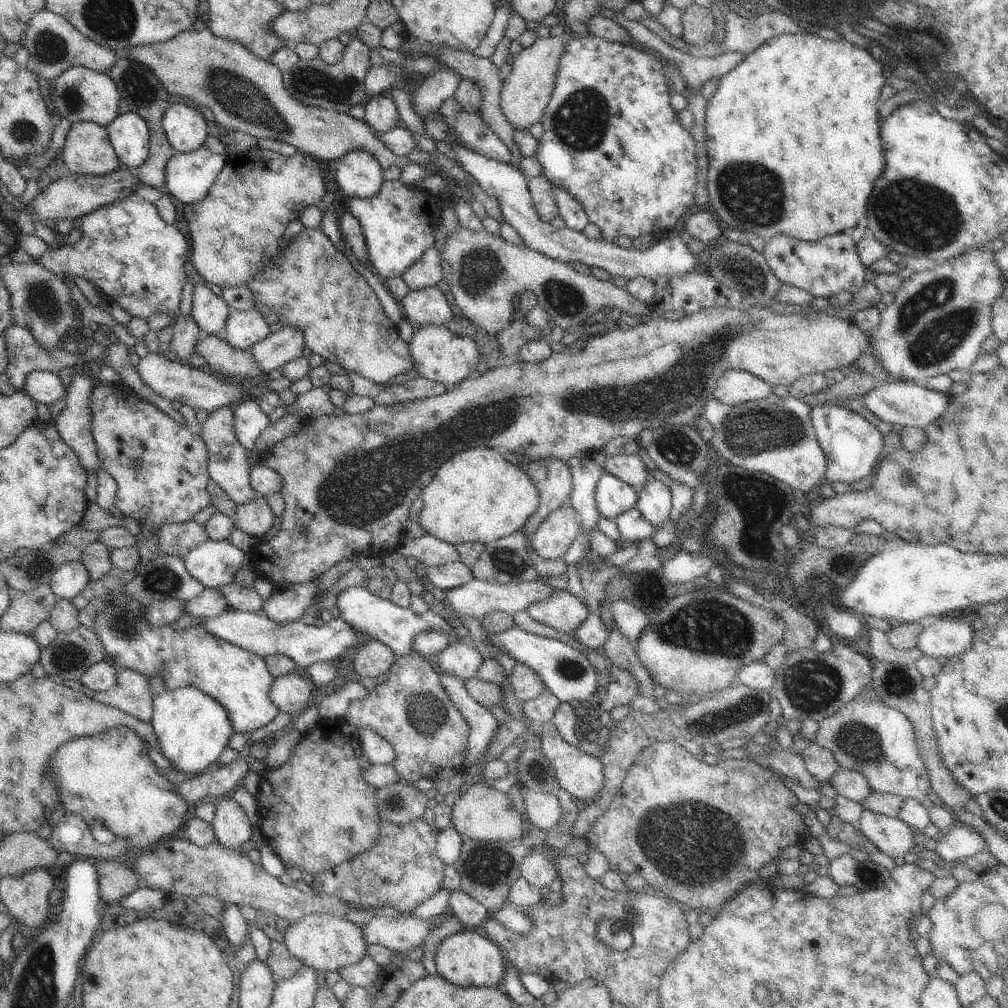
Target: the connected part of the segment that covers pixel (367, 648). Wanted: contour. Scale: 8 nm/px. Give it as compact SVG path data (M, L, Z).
M366 640L352 653L354 670L361 677L374 677L381 680L397 659L395 652L383 642Z

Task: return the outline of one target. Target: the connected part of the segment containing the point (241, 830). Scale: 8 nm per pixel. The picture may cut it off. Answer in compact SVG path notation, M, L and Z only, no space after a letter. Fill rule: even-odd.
M231 796L216 802L216 814L211 822L217 841L227 849L240 850L251 840L254 827L242 806Z

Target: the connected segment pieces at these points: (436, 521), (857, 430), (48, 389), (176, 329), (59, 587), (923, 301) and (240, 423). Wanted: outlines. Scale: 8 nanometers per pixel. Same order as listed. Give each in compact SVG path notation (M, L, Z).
M477 446L456 453L438 467L434 478L420 491L423 509L418 524L430 535L456 545L490 541L507 537L522 529L539 505L539 492L531 481L524 464L514 465L504 459L502 451L489 446Z
M831 401L811 410L810 420L818 442L827 460L824 482L844 482L850 484L872 474L884 447L884 427L875 427L859 414L846 407L834 405Z
M32 371L26 377L25 392L34 400L50 406L66 396L66 387L57 373Z
M178 314L174 319L175 322L172 325L173 338L166 350L173 358L188 365L188 360L191 354L194 353L194 347L200 339L202 332L191 314Z
M81 560L63 564L52 576L49 585L59 599L70 600L78 596L89 583L89 572Z
M977 247L976 249L969 249L966 253L962 253L957 257L953 257L947 262L938 263L934 269L925 269L924 271L918 270L914 275L912 275L909 279L906 279L900 290L897 292L895 296L895 300L892 304L887 306L885 310L881 313L881 319L878 327L871 332L869 338L869 346L872 348L872 356L875 358L876 362L880 364L880 368L888 374L887 381L914 381L920 382L921 380L930 380L934 378L934 376L938 376L939 374L947 374L956 369L964 370L969 369L972 364L978 358L978 355L983 352L982 342L993 333L991 327L991 320L989 317L989 310L993 305L994 300L997 300L998 297L1001 297L1002 292L1004 291L1000 284L1000 275L1002 272L995 266L995 262L992 261L994 254L991 251L981 250L982 247Z
M244 399L234 408L233 429L236 438L250 455L255 454L254 442L269 423L269 416L254 399Z

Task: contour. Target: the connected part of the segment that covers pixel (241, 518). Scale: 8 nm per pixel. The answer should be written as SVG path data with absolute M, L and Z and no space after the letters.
M256 493L257 497L245 505L237 505L234 516L235 526L257 542L264 539L264 534L272 528L273 512L266 502L266 497Z

